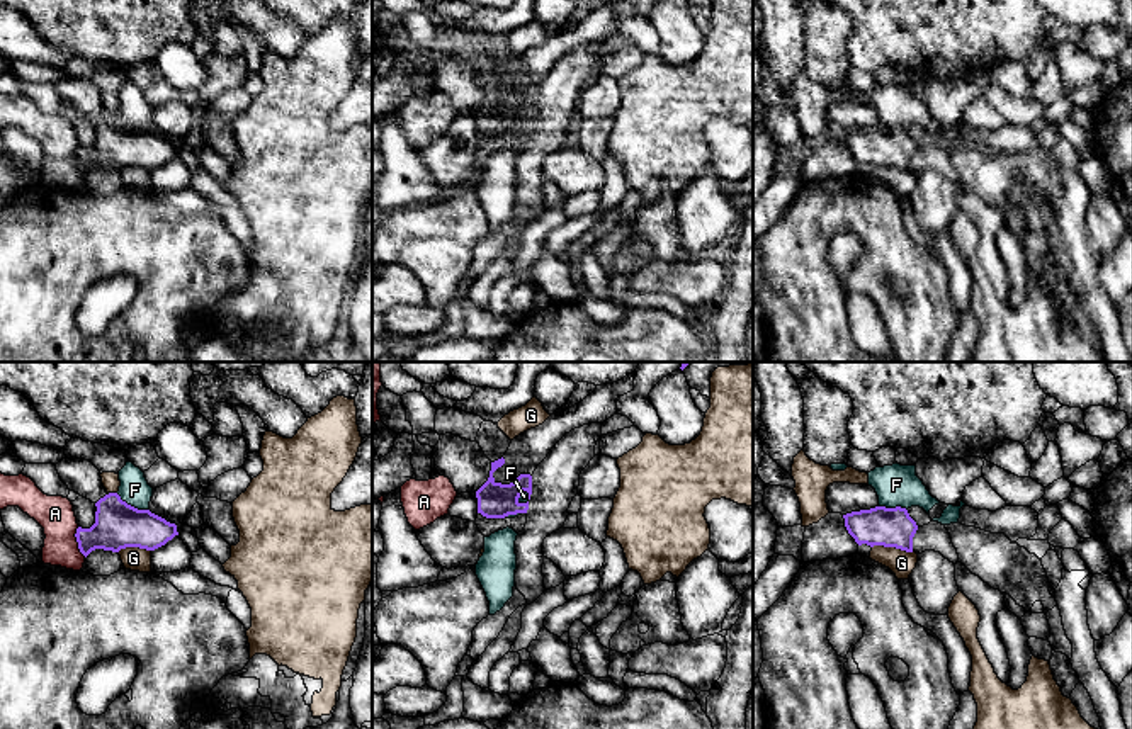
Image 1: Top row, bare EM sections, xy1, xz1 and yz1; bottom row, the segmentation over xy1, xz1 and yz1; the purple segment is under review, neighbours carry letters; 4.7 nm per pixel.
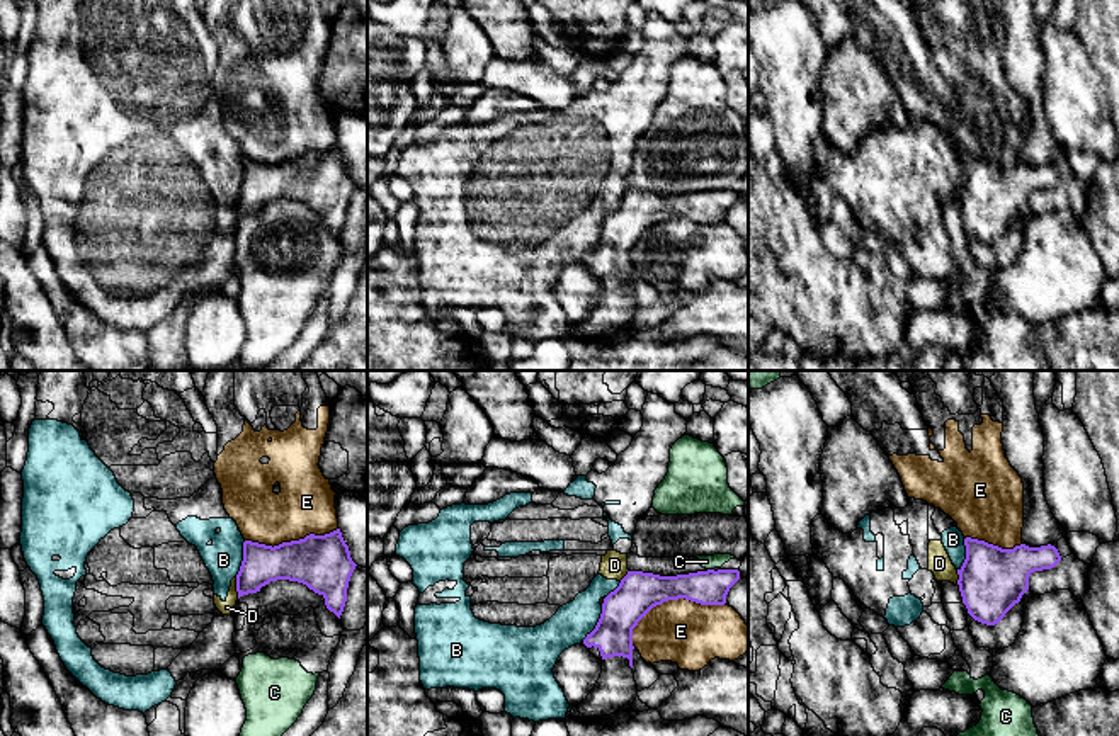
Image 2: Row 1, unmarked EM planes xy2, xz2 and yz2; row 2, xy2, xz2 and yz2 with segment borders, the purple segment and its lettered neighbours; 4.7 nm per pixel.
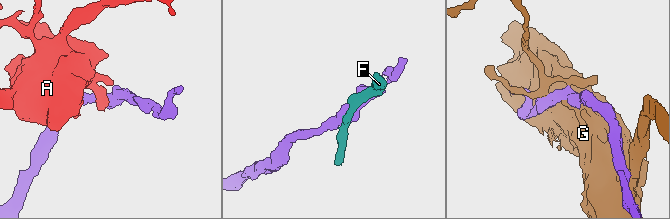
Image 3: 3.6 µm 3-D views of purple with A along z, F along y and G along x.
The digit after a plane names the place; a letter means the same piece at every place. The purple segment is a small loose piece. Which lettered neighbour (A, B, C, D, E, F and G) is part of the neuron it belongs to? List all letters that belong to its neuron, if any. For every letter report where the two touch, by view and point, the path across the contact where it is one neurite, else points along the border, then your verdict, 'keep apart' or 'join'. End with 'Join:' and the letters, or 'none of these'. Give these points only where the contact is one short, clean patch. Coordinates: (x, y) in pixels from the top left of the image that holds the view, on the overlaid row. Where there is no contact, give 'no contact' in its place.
A: meets purple in xy1 at (77, 541); border along xy1 (77, 527), (77, 548), (85, 556); keep apart
B: meets purple in xz2 at (597, 622); keep apart
C: meets purple in xz2 at (711, 570); keep apart
D: meets purple in xy2 at (237, 587); border along xy2 (235, 577), (238, 597); keep apart
E: meets purple in xz2 at (670, 599); keep apart
F: meets purple in xy1 at (130, 505); border along xy1 (116, 493), (128, 503), (147, 510); keep apart
G: meets purple in yz1 at (893, 546); keep apart
Join: none of these

